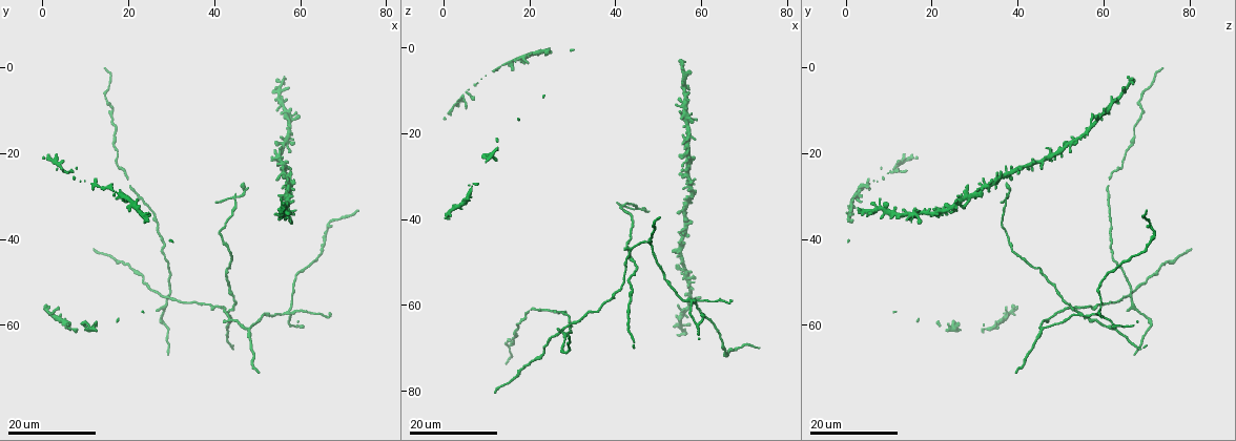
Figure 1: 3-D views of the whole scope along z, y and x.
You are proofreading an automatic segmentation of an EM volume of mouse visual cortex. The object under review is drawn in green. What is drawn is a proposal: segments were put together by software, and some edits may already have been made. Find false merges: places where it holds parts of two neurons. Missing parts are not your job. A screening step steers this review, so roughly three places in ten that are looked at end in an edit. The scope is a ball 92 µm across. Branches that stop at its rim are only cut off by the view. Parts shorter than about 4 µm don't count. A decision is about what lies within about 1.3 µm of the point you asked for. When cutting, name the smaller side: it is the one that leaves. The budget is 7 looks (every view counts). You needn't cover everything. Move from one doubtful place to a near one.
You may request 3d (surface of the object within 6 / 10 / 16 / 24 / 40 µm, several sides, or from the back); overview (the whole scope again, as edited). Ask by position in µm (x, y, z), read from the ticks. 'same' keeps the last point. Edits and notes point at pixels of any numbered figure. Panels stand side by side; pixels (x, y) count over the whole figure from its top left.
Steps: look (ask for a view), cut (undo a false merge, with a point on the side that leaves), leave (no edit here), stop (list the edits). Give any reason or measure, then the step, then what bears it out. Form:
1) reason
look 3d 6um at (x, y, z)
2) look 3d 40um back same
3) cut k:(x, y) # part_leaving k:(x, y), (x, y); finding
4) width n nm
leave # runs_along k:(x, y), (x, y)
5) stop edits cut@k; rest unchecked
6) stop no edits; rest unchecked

four arms meet
look 3d 24um at (57.0, 56.5, 59.0)

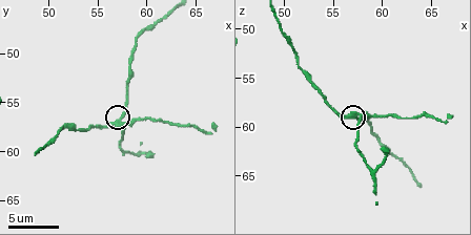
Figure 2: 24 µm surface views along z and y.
look 3d 6um at (57.2, 56.8, 59.0)

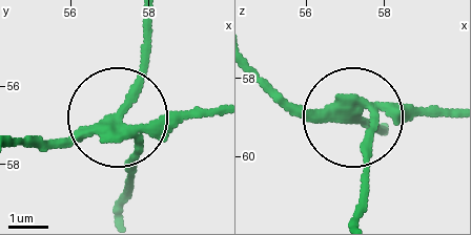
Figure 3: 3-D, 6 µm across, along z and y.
arms 4
cut 3:(165, 126) # part_leaving 3:(111, 128), (208, 119); a second neuron is stuck on

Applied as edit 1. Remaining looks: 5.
three arms meet
look 3d 16um at (42.0, 55.5, 54.5)

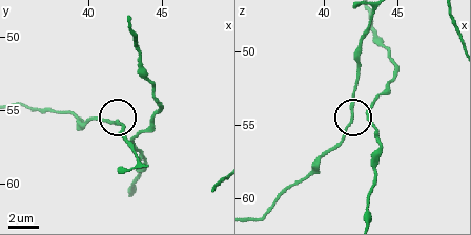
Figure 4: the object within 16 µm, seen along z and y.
look 3d 10um same

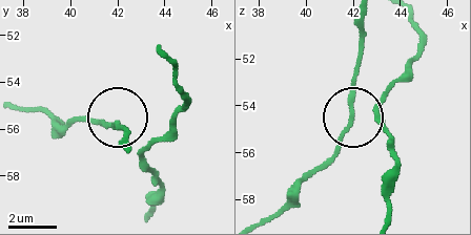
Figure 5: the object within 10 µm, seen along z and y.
zoom in
look 3d 6um same

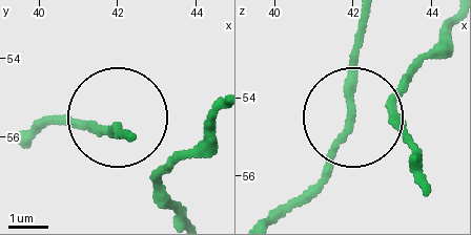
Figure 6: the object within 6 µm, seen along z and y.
side_arm 74 um; arms 3
leave # all the same neuron

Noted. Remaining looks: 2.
three arms meet
look 3d 24um at (48.0, 60.5, 45.5)

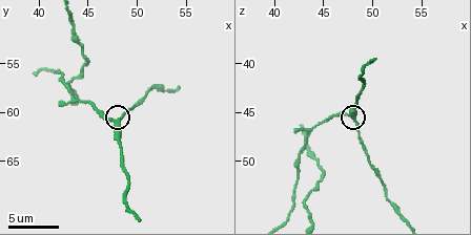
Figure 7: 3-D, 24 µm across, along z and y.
closer look
look 3d 6um at (48.2, 60.8, 45.6)

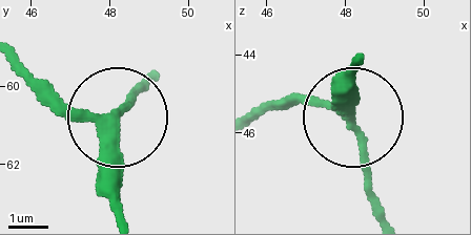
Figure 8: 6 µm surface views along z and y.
side_arm 13 um; arms 3
leave # one neuron here

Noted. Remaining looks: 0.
stop edits cut@3; rest unchecked

